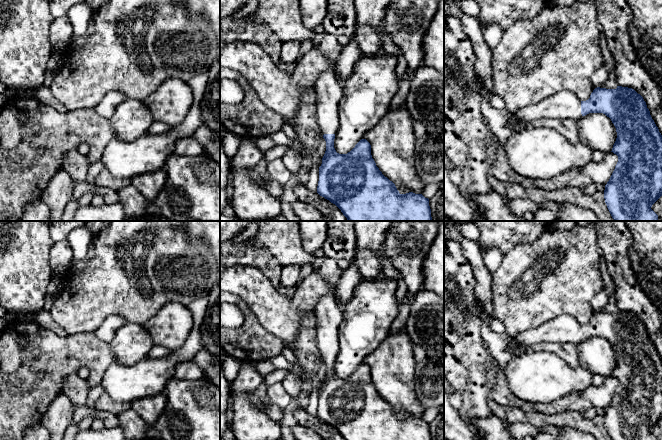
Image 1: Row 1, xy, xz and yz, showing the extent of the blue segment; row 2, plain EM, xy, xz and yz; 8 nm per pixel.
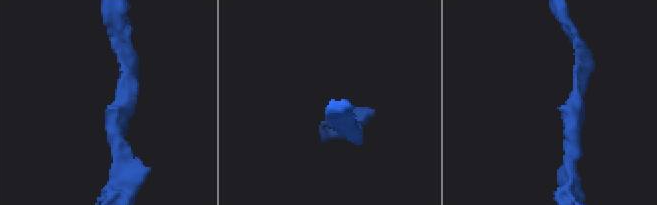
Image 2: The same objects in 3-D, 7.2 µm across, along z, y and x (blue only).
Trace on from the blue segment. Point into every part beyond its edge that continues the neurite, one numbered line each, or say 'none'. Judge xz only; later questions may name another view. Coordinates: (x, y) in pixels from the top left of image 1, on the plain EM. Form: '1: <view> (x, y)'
1: xz (329, 316)

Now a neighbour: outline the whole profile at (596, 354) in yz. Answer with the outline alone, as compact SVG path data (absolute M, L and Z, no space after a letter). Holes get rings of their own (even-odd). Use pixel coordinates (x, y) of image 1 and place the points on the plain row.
M589 337L576 344L582 368L603 377L612 375L617 356L609 341L603 337Z

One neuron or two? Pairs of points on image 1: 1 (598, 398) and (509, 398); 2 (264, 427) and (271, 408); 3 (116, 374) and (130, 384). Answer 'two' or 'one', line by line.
1: one
2: two
3: one

